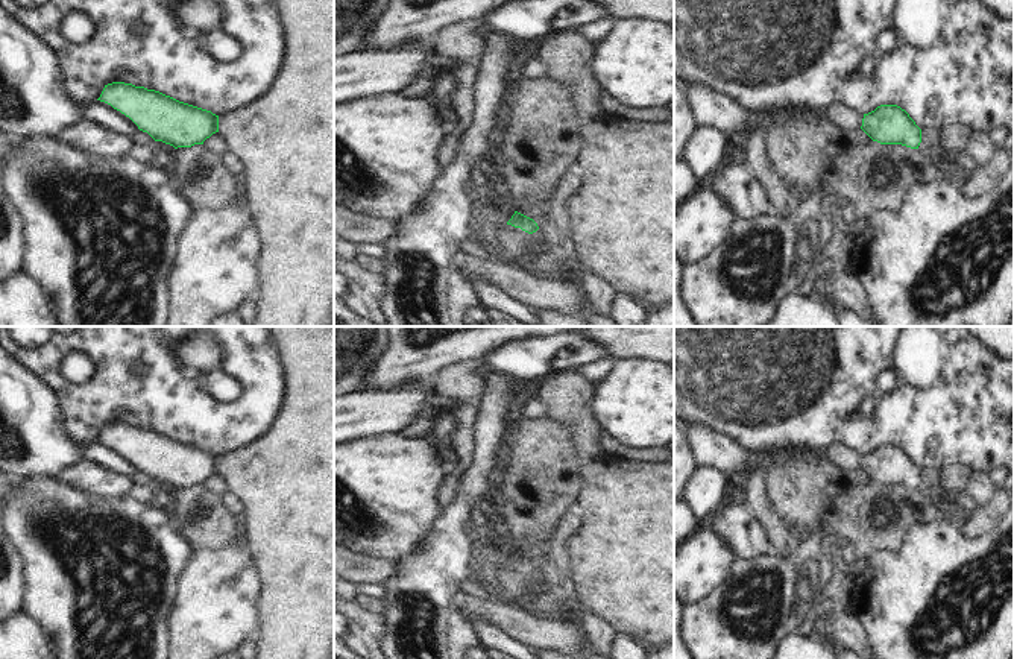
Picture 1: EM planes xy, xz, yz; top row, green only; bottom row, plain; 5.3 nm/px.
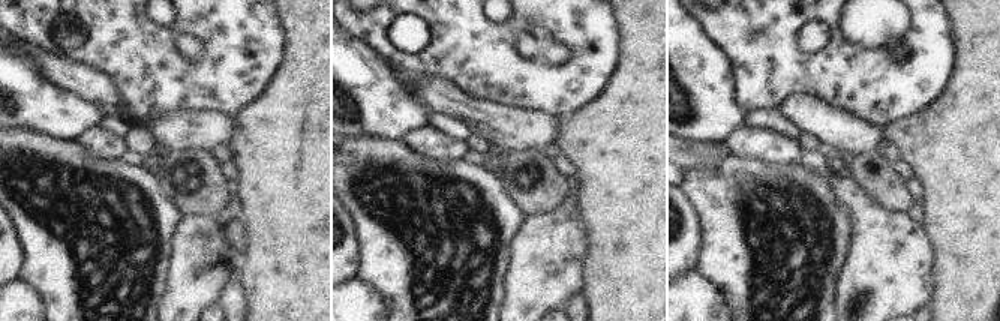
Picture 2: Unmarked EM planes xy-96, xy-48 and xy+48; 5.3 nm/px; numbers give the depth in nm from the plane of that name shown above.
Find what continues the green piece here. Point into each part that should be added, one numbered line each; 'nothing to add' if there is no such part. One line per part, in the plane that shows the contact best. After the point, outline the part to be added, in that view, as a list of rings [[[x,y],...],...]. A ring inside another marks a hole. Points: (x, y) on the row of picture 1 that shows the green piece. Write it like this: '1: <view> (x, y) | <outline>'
nothing to add

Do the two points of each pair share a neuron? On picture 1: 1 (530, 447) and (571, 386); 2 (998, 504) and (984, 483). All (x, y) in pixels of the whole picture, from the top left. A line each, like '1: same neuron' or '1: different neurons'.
1: different neurons
2: different neurons

